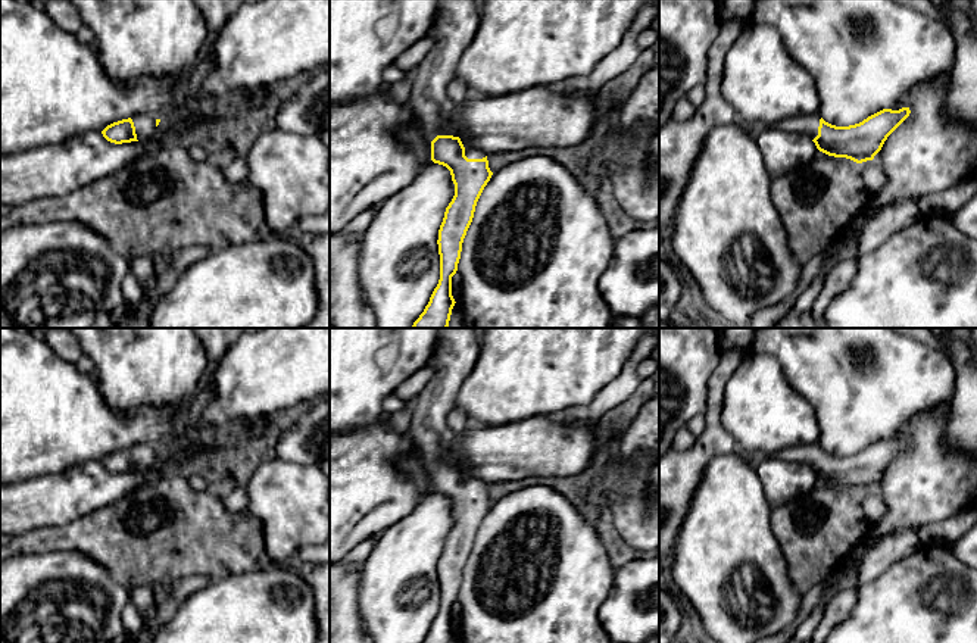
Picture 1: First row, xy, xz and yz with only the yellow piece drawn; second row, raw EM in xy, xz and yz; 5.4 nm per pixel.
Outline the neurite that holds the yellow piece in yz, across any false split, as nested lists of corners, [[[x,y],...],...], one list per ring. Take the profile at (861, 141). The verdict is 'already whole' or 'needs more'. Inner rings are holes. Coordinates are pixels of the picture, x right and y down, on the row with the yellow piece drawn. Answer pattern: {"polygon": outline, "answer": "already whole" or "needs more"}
{"polygon": [[[909,107],[883,109],[859,124],[836,127],[825,122],[820,113],[793,116],[772,127],[806,134],[817,149],[828,156],[846,157],[856,163],[873,160],[887,137],[909,116]]], "answer": "needs more"}

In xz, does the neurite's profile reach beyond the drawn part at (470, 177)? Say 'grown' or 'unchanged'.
grown

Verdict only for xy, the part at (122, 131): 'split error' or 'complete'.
split error

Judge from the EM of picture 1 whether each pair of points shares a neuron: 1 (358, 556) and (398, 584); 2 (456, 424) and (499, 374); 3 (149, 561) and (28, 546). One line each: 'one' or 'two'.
1: two
2: two
3: one

